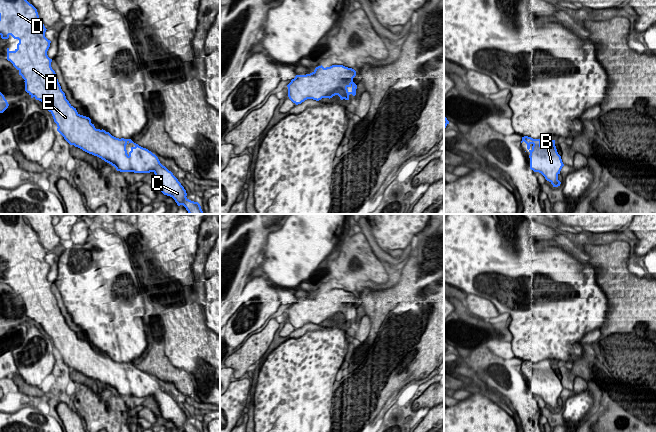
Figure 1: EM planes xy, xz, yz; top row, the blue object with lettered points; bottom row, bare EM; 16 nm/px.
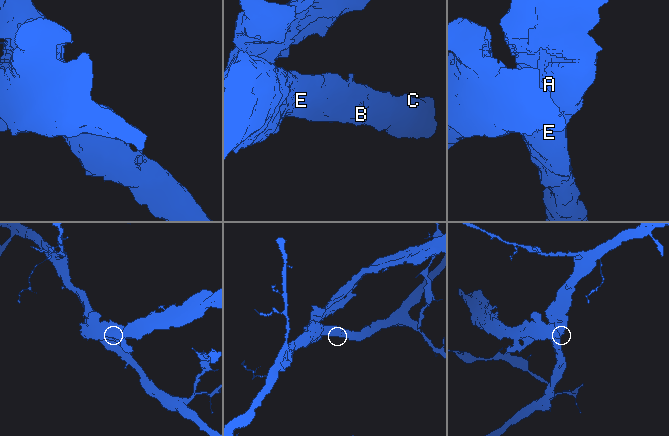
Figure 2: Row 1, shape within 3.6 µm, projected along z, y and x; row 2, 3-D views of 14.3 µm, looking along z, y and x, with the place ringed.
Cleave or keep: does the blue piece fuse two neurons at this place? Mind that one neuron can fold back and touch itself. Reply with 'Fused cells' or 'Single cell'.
Single cell

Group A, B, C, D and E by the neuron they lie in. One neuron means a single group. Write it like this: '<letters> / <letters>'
A B C D E

